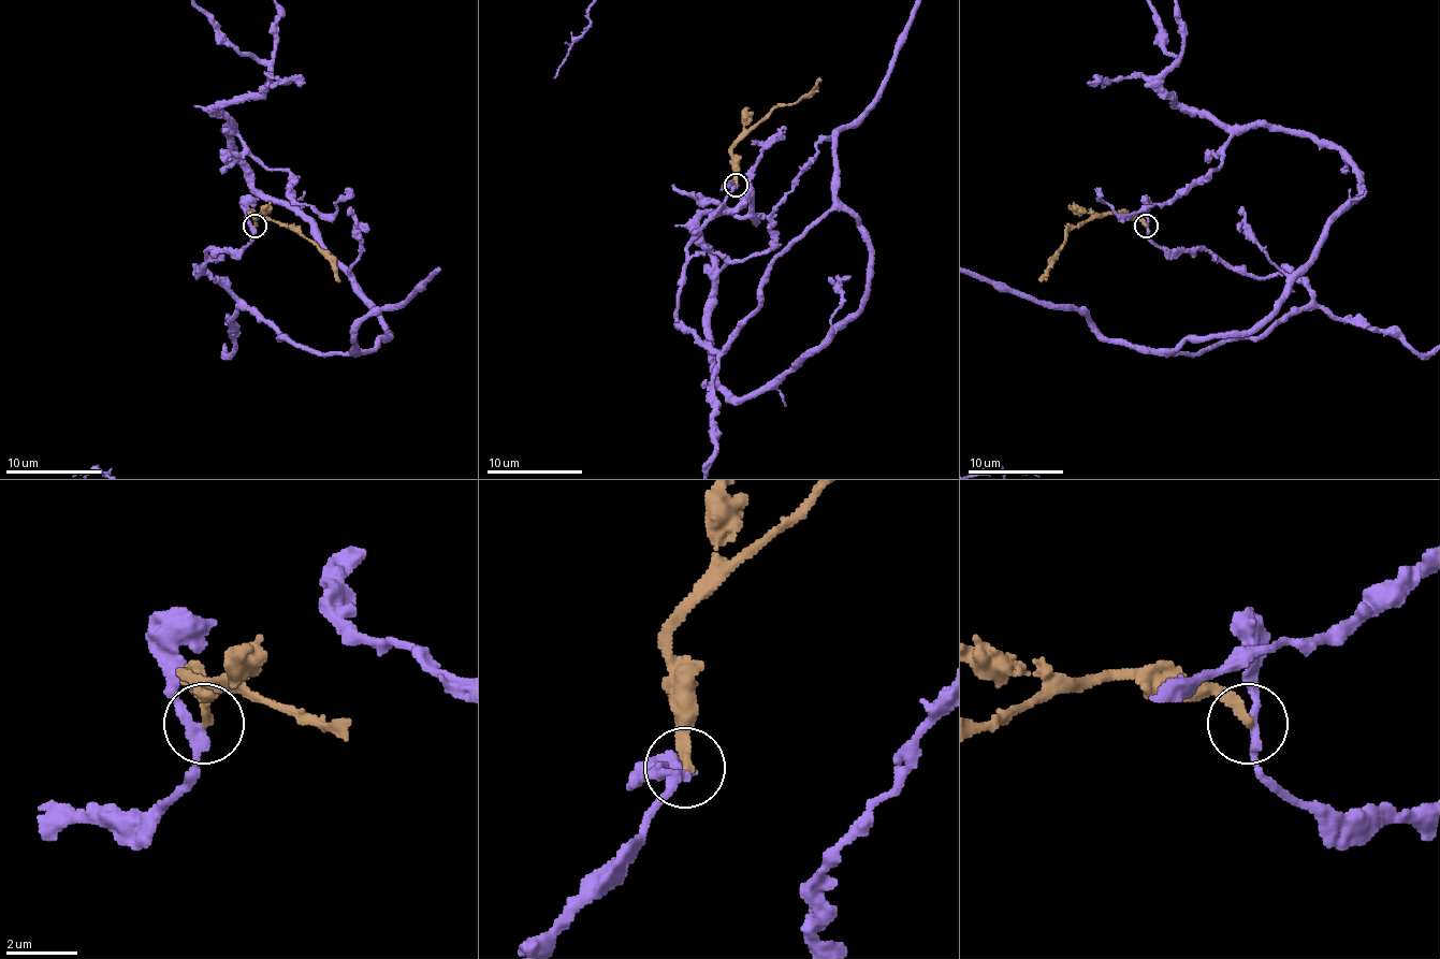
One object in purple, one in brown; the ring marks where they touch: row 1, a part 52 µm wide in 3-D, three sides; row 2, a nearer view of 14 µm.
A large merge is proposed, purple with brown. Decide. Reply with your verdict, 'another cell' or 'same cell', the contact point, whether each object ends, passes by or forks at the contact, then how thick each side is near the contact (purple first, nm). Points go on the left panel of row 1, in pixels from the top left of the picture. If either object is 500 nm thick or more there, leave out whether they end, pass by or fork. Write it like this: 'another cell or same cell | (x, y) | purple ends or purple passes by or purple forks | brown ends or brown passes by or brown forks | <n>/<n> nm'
another cell | (255, 226) | purple passes by | brown ends | 240/280 nm

